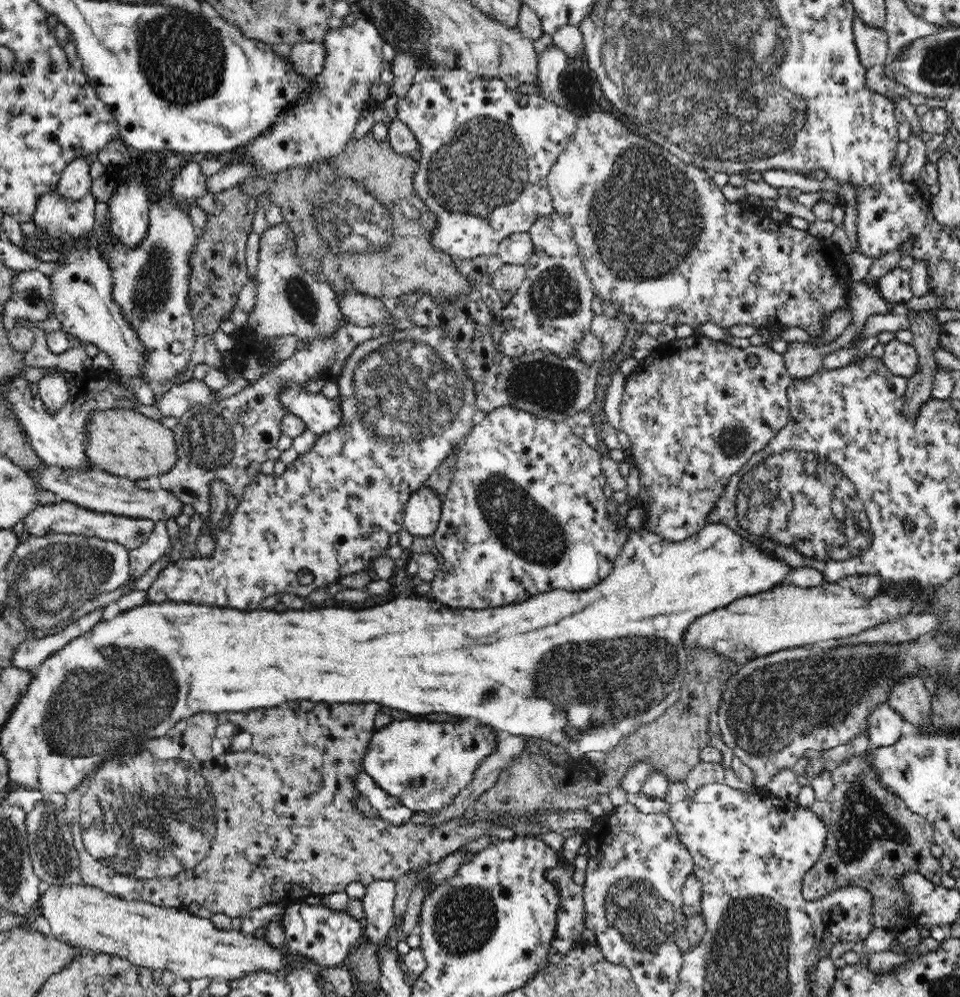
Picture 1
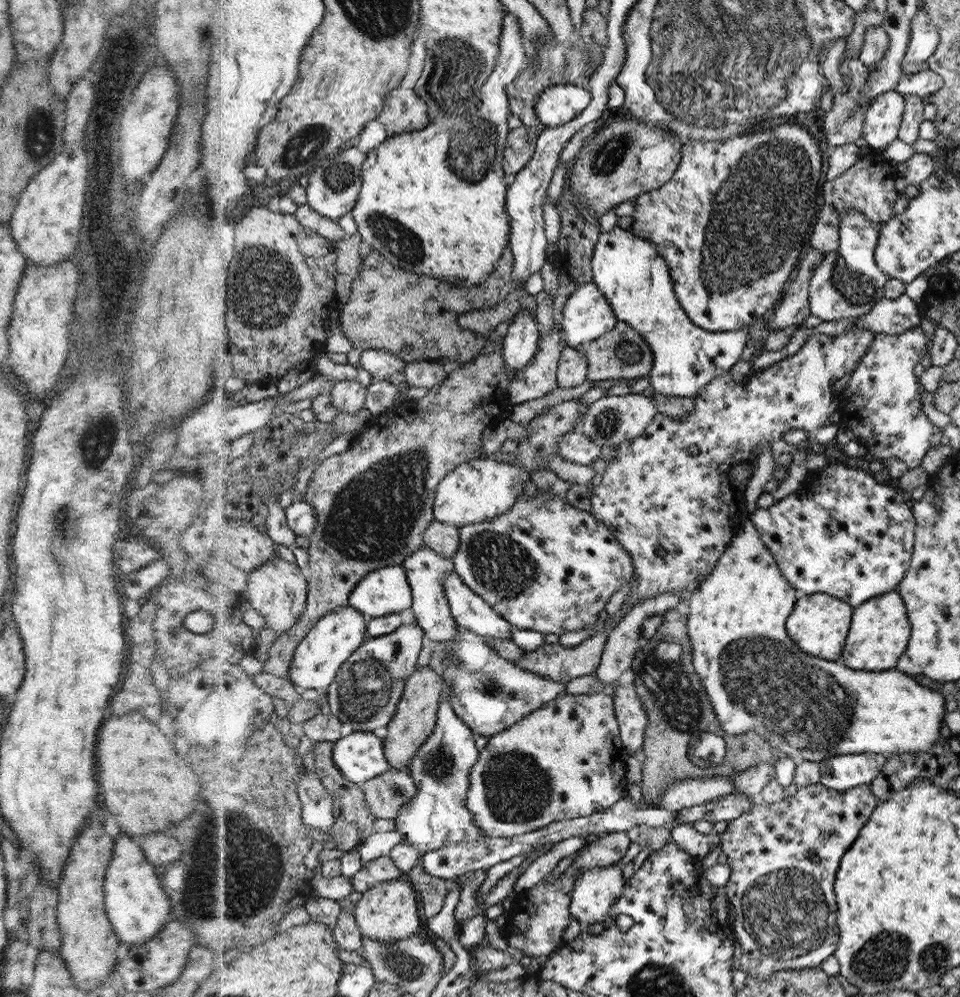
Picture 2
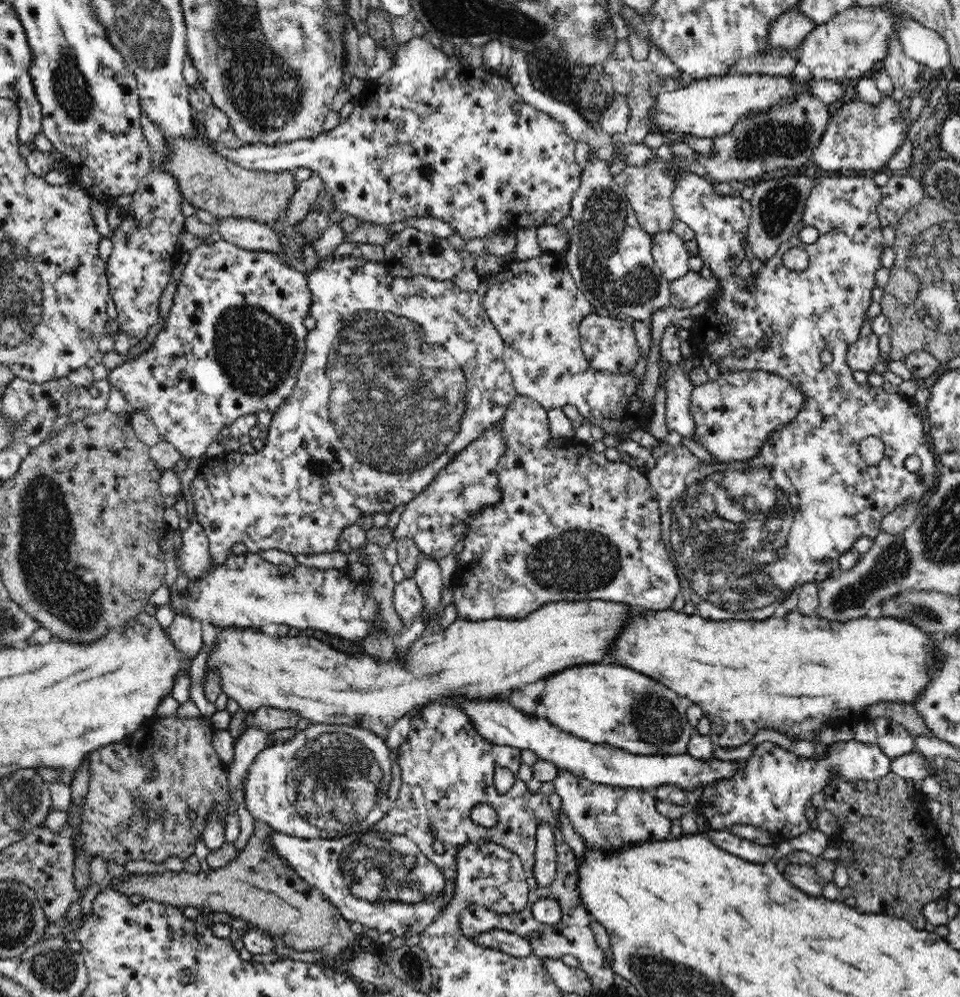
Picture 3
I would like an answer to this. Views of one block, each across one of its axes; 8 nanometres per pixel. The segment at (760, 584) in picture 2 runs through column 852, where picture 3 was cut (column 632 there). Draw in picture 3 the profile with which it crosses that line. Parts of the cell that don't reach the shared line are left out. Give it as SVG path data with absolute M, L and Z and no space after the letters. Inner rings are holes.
M614 662L575 665L552 674L542 692L542 704L546 708L546 716L550 723L559 729L569 732L578 739L592 744L610 745L629 754L641 756L687 754L689 741L696 732L687 718L687 710L692 706L687 697L678 696L676 692L644 673Z

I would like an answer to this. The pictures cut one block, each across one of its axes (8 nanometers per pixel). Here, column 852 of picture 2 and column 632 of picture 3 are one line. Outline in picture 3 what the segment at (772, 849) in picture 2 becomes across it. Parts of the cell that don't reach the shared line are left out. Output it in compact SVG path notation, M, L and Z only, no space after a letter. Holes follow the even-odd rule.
M560 769L551 781L561 798L561 810L588 847L618 850L630 843L664 840L670 834L672 820L658 813L656 795L651 790L599 785Z

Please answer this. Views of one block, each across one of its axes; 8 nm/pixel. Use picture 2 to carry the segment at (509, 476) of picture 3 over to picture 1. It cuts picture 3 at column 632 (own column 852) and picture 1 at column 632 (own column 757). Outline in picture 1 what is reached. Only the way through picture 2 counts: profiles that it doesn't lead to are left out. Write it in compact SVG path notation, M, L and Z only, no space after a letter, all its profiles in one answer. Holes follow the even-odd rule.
M500 406L494 408L478 424L474 424L462 444L458 447L455 462L455 474L453 481L447 488L444 498L442 498L442 508L440 520L437 524L436 532L433 532L434 546L444 557L444 562L439 565L437 576L431 580L430 596L434 596L442 604L452 608L485 609L518 604L528 600L531 596L536 596L554 589L564 589L567 591L581 591L595 587L601 580L610 574L614 559L623 547L627 539L626 529L642 529L645 516L642 509L637 506L632 507L625 516L625 528L616 528L616 516L610 516L606 510L606 497L602 486L598 482L600 476L600 453L595 446L589 445L583 437L578 437L572 433L572 422L554 422L547 418L540 418L535 414L530 414L524 410L513 406Z

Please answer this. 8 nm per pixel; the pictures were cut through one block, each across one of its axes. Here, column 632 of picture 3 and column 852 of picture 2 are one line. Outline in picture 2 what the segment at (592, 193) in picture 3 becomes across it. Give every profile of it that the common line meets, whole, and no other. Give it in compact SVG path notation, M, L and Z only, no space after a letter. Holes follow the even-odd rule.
M848 209L838 226L839 245L836 250L825 253L822 263L814 270L809 288L809 309L811 314L824 322L856 318L872 310L885 297L885 288L890 276L880 270L876 258L876 248L883 232L884 224L868 221L862 211Z

